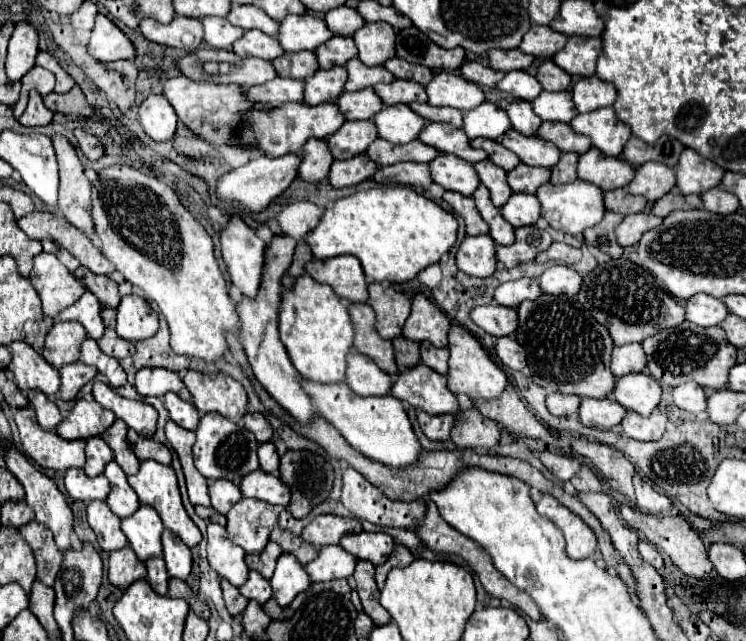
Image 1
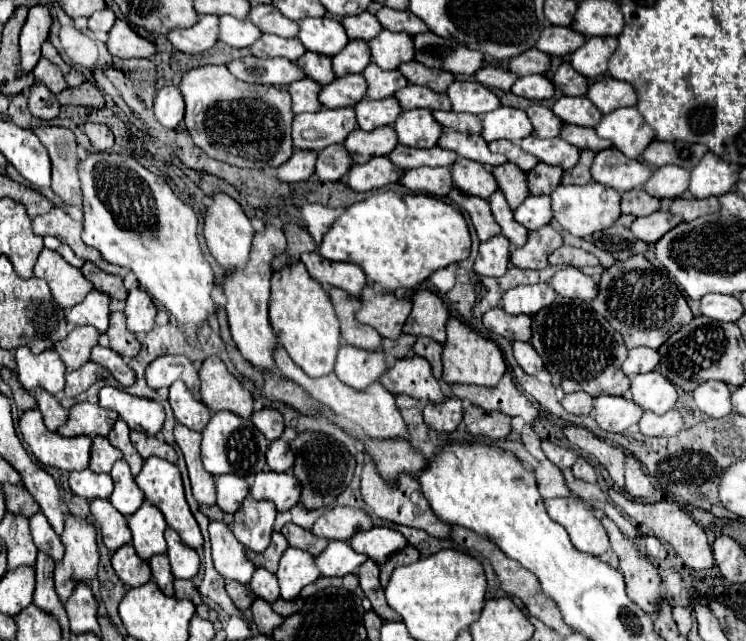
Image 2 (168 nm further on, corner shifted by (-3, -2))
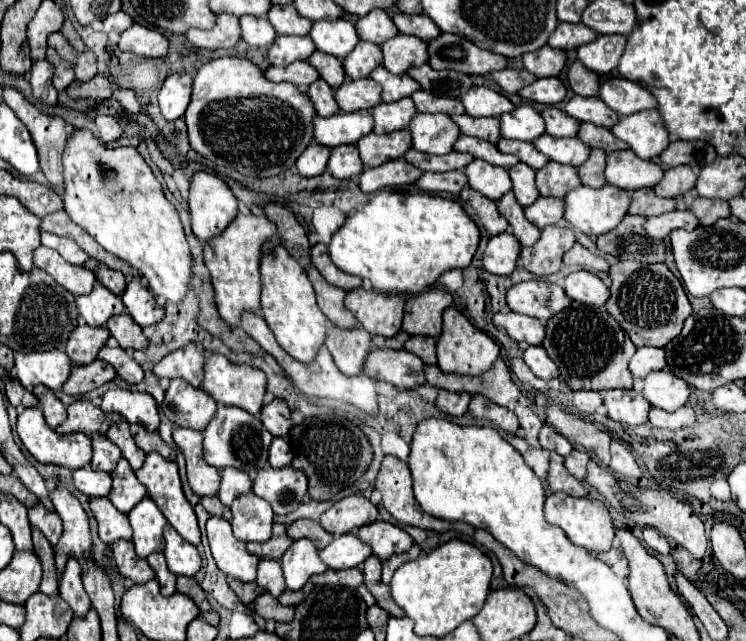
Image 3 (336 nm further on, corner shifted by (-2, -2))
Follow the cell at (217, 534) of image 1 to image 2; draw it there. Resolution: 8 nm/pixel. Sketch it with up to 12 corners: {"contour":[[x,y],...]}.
{"contour":[[211,522],[215,570],[247,584],[255,566],[225,522]]}

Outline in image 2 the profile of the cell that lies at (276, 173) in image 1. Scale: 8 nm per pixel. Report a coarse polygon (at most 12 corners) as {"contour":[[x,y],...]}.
{"contour":[[297,152],[277,168],[279,182],[309,180],[317,152]]}

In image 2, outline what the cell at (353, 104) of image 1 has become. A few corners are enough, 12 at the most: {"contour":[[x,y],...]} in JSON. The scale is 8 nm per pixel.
{"contour":[[391,98],[355,104],[361,130],[391,126],[401,112]]}

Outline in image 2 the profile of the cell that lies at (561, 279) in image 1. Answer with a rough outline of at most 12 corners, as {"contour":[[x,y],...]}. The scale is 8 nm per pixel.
{"contour":[[575,266],[561,268],[551,288],[565,298],[593,300],[597,284]]}

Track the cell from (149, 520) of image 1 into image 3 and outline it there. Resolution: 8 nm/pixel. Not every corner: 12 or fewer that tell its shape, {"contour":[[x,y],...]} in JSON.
{"contour":[[146,496],[130,512],[140,558],[164,550],[164,514]]}

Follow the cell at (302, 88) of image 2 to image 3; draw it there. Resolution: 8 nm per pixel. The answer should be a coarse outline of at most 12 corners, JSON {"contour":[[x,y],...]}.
{"contour":[[320,78],[306,94],[312,98],[318,116],[340,112],[334,88]]}

